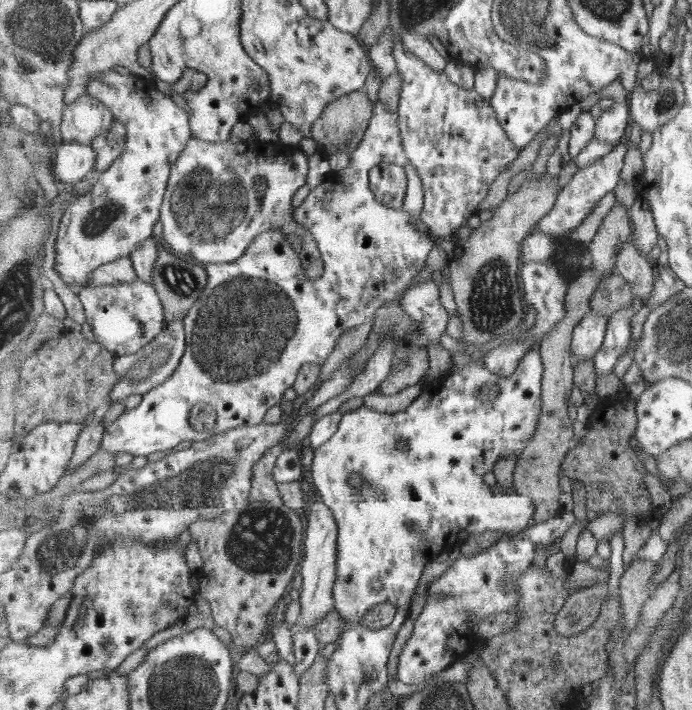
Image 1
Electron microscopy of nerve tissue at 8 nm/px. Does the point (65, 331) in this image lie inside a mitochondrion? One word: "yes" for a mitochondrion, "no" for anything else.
no

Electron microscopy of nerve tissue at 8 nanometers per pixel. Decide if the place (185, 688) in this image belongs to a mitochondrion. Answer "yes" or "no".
yes

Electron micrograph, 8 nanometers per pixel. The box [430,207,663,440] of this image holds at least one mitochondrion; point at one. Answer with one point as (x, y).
(491, 302)

